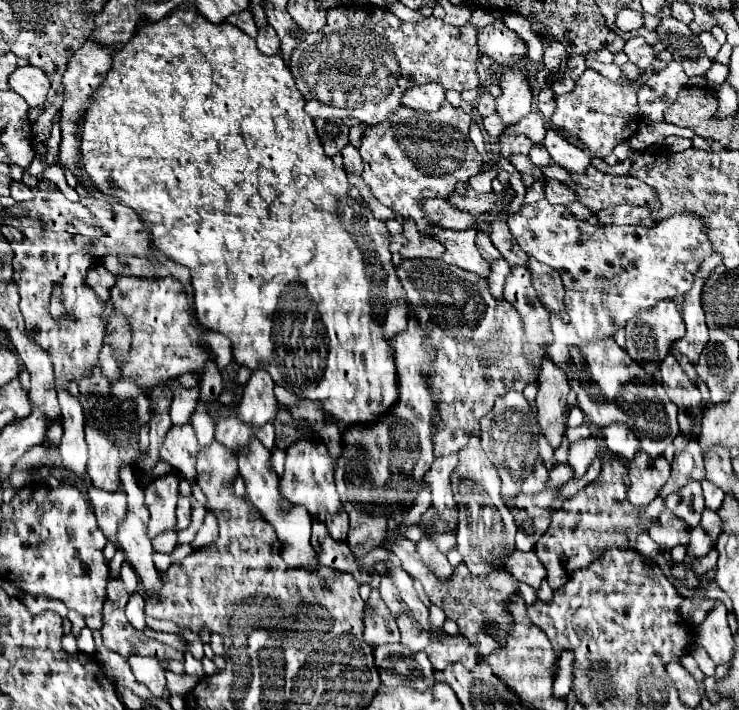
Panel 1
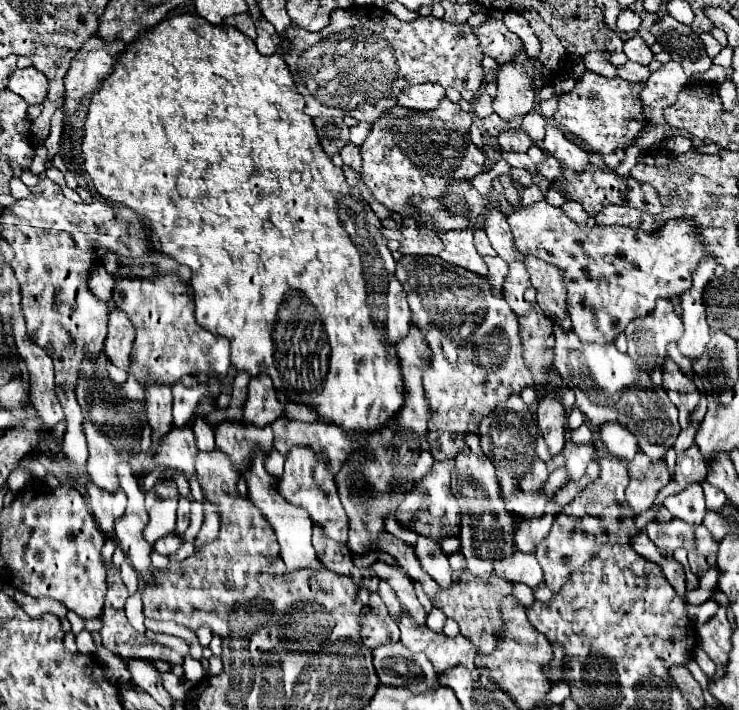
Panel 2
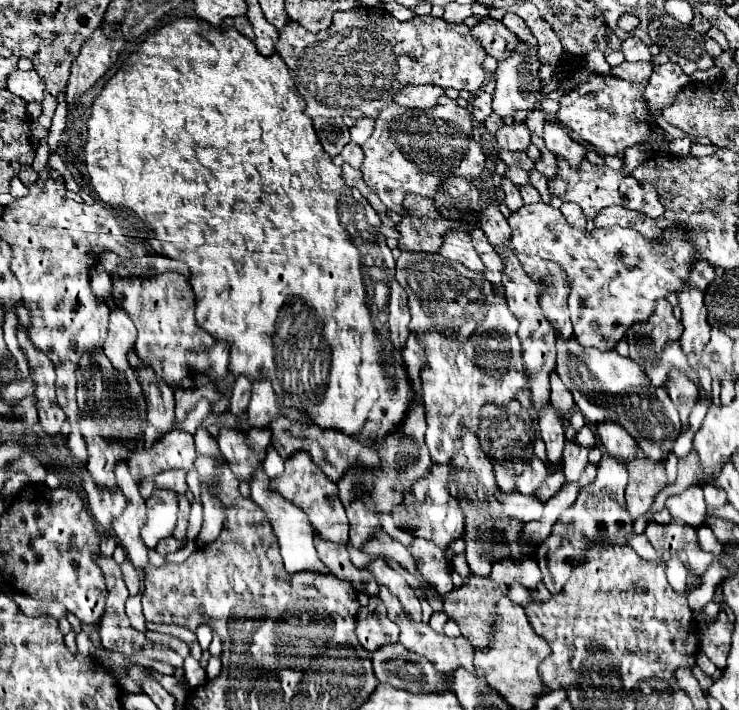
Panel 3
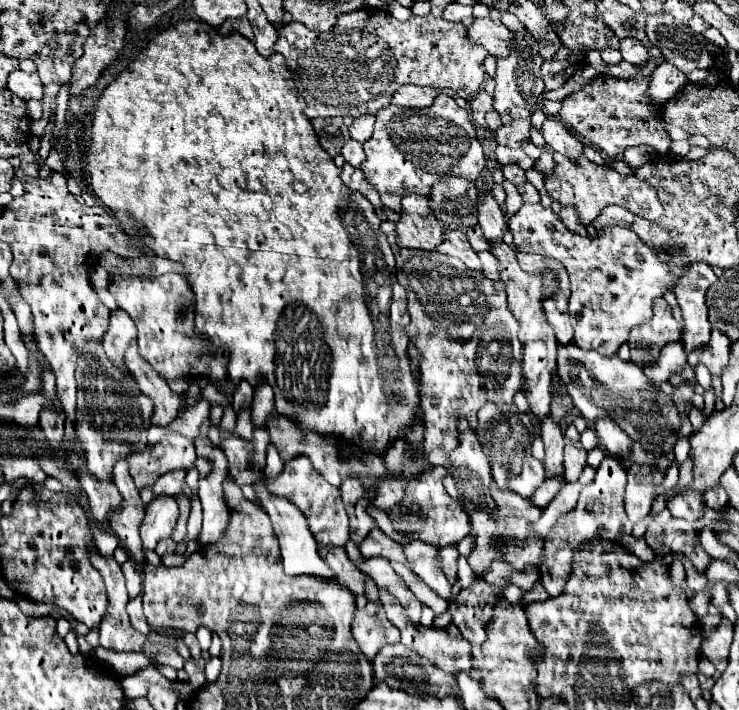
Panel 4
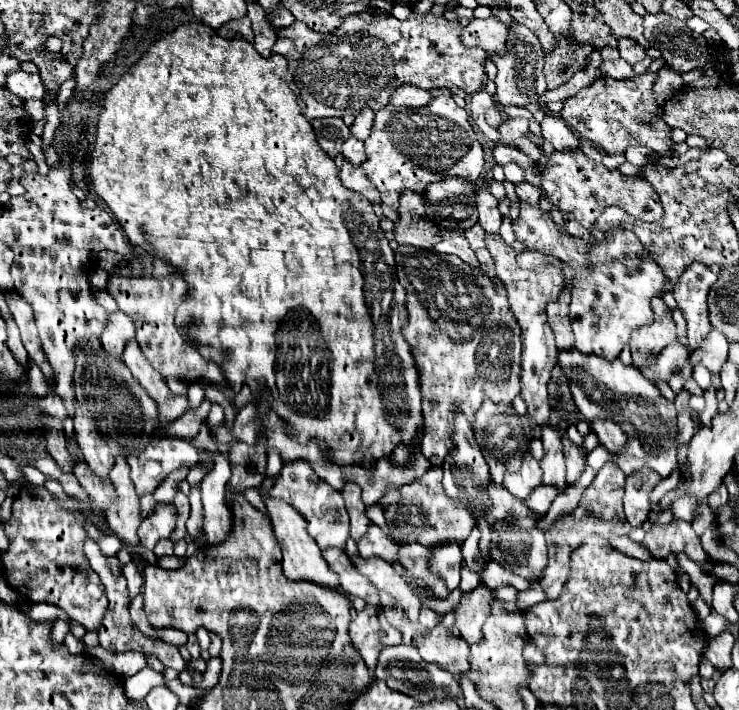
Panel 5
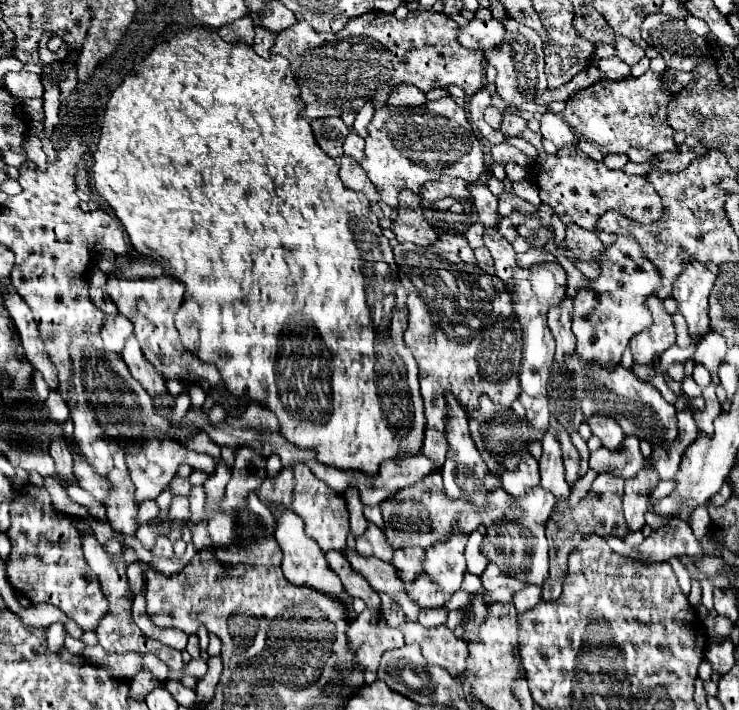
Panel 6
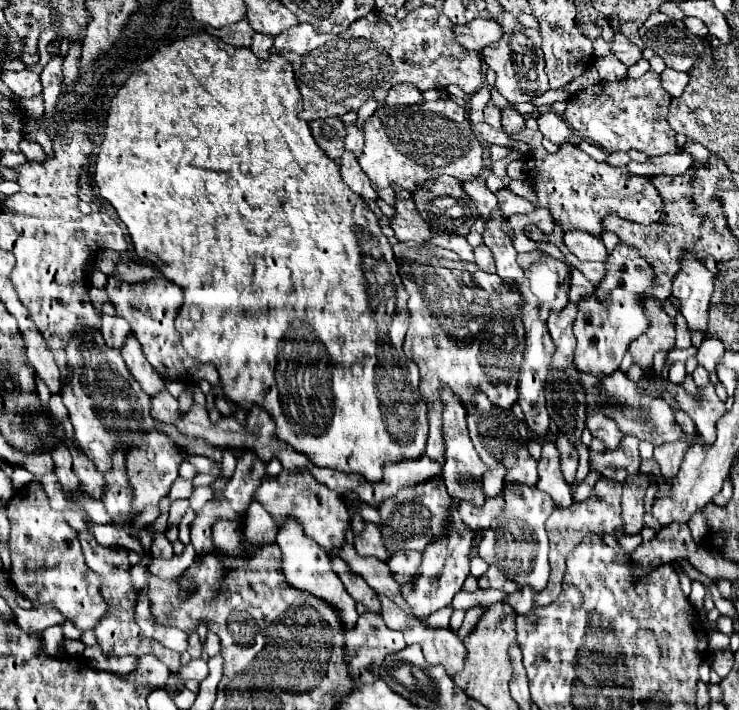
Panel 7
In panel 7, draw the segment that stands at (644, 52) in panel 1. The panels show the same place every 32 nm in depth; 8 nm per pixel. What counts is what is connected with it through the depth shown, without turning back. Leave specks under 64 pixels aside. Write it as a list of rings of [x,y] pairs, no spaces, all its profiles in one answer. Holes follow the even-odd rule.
[[[614,34],[614,38],[612,38],[612,42],[610,42],[610,48],[612,48],[612,52],[616,54],[616,58],[620,60],[620,62],[624,62],[626,66],[632,66],[632,64],[636,64],[640,58],[642,58],[642,50],[636,46],[636,44],[632,44],[626,36],[622,36],[622,34]]]

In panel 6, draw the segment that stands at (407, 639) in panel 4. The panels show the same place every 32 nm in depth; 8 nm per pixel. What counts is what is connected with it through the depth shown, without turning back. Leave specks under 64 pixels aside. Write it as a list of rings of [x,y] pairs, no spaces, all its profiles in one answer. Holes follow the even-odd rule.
[[[438,626],[434,632],[428,632],[420,642],[420,648],[428,664],[438,664],[452,676],[458,676],[466,670],[468,644],[462,638],[456,638],[446,626]]]

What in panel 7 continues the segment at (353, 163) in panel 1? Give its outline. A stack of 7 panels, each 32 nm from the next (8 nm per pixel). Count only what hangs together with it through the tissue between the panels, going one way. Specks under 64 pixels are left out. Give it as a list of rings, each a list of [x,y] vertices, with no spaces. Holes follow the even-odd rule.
[[[350,124],[346,128],[348,128],[348,134],[346,134],[346,140],[344,140],[344,150],[352,152],[352,154],[356,154],[356,158],[360,158],[362,148],[364,148],[364,136],[354,124]]]

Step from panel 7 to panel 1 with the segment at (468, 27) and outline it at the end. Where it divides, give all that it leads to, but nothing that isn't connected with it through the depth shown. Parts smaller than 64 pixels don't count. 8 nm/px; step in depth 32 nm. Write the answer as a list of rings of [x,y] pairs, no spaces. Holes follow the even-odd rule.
[[[494,20],[492,24],[478,28],[478,48],[500,66],[516,66],[528,52],[526,42],[506,28],[502,20]]]

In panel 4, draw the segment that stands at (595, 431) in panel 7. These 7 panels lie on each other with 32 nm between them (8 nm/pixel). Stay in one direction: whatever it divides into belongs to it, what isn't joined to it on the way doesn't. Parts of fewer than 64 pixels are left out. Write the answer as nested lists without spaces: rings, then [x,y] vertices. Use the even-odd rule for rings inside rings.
[[[605,418],[598,420],[595,424],[600,444],[608,450],[608,454],[612,454],[614,458],[626,458],[632,448],[632,438],[620,428],[620,426],[611,420]]]

